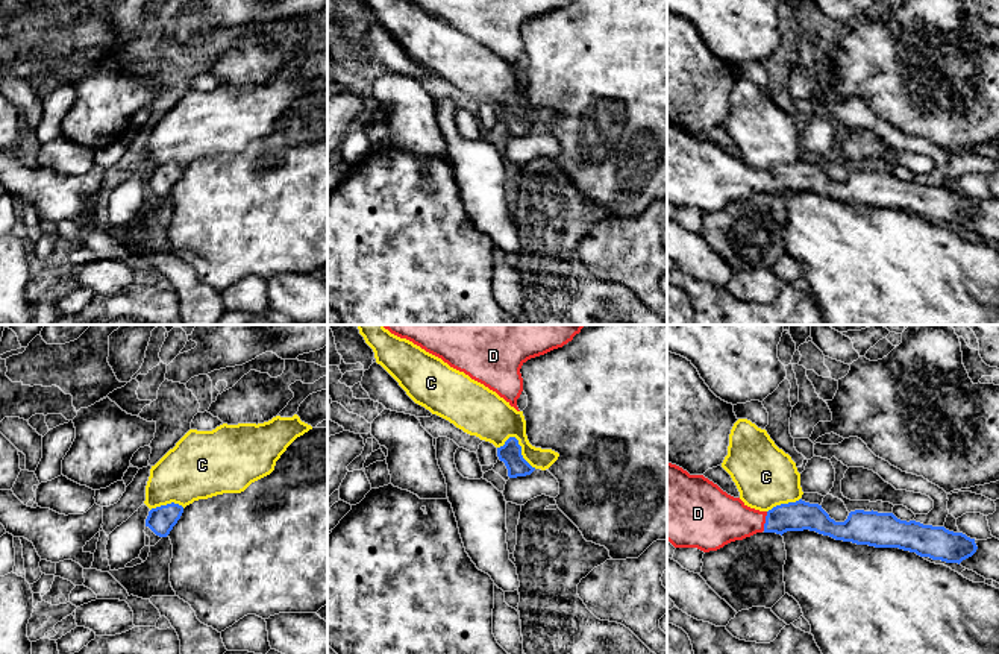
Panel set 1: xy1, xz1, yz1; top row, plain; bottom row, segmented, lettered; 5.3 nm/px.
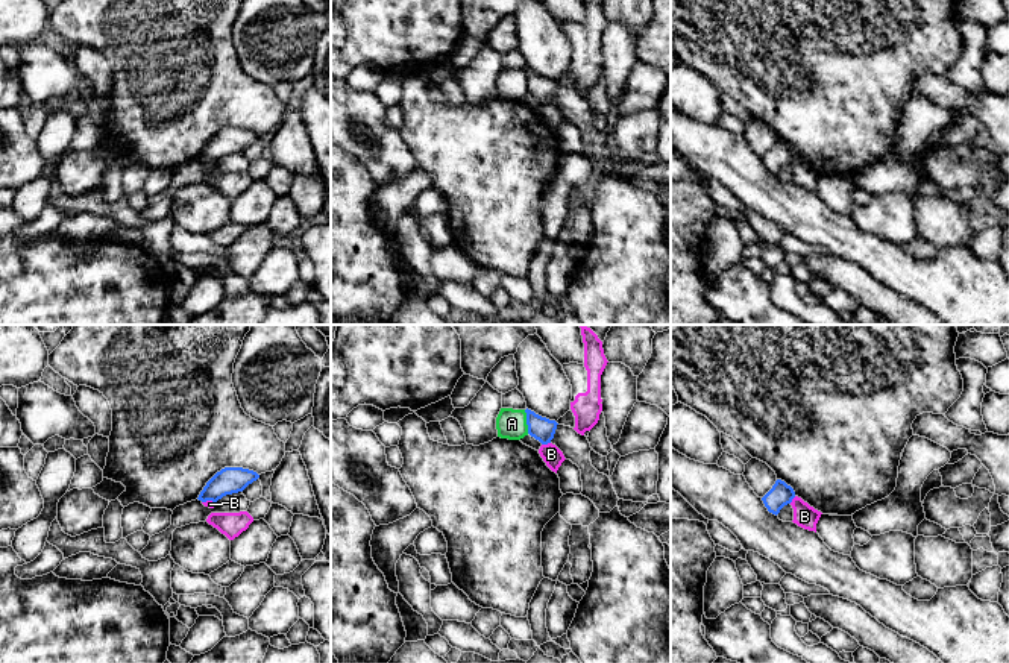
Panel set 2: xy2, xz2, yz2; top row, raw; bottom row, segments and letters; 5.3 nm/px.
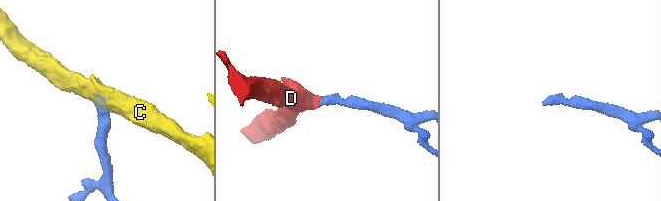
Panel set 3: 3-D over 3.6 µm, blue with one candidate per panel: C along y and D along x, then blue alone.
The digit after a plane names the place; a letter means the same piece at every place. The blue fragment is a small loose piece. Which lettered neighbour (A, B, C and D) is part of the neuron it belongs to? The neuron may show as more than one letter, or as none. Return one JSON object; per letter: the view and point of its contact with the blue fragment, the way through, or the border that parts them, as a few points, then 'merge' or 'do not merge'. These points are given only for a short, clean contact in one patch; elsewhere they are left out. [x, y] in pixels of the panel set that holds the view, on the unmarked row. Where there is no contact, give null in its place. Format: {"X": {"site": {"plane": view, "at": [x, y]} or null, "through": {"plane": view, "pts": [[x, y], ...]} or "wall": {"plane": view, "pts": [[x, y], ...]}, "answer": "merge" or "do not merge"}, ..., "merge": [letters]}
{"A": {"site": {"plane": "xz2", "at": [527, 82]}, "answer": "do not merge"}, "B": {"site": {"plane": "xz2", "at": [545, 103]}, "wall": {"plane": "xz2", "pts": [[550, 102], [542, 105]]}, "answer": "do not merge"}, "C": {"site": {"plane": "xz1", "at": [519, 105]}, "wall": {"plane": "xz1", "pts": [[497, 106], [514, 97], [520, 106], [520, 114], [535, 128]]}, "answer": "do not merge"}, "D": {"site": {"plane": "yz1", "at": [766, 181]}, "through": {"plane": "yz1", "pts": [[795, 176], [766, 181], [719, 178]]}, "answer": "merge"}, "merge": ["D"]}

